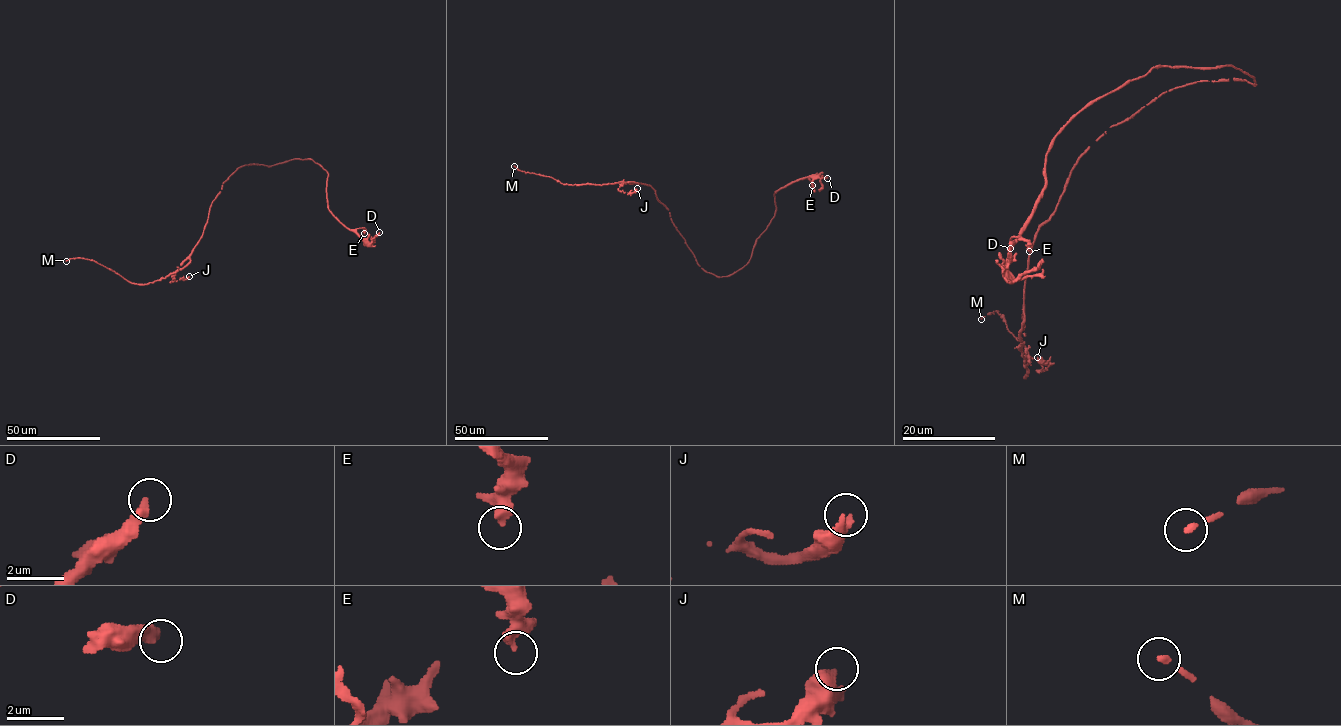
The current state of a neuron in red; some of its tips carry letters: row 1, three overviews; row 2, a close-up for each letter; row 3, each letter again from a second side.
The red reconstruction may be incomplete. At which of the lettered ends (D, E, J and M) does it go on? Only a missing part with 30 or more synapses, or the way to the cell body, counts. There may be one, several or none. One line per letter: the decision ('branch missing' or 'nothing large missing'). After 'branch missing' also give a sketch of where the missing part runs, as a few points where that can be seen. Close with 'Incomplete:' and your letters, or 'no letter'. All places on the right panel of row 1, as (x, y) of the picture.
D: nothing large missing
E: nothing large missing
J: nothing large missing
M: nothing large missing
Incomplete: no letter

